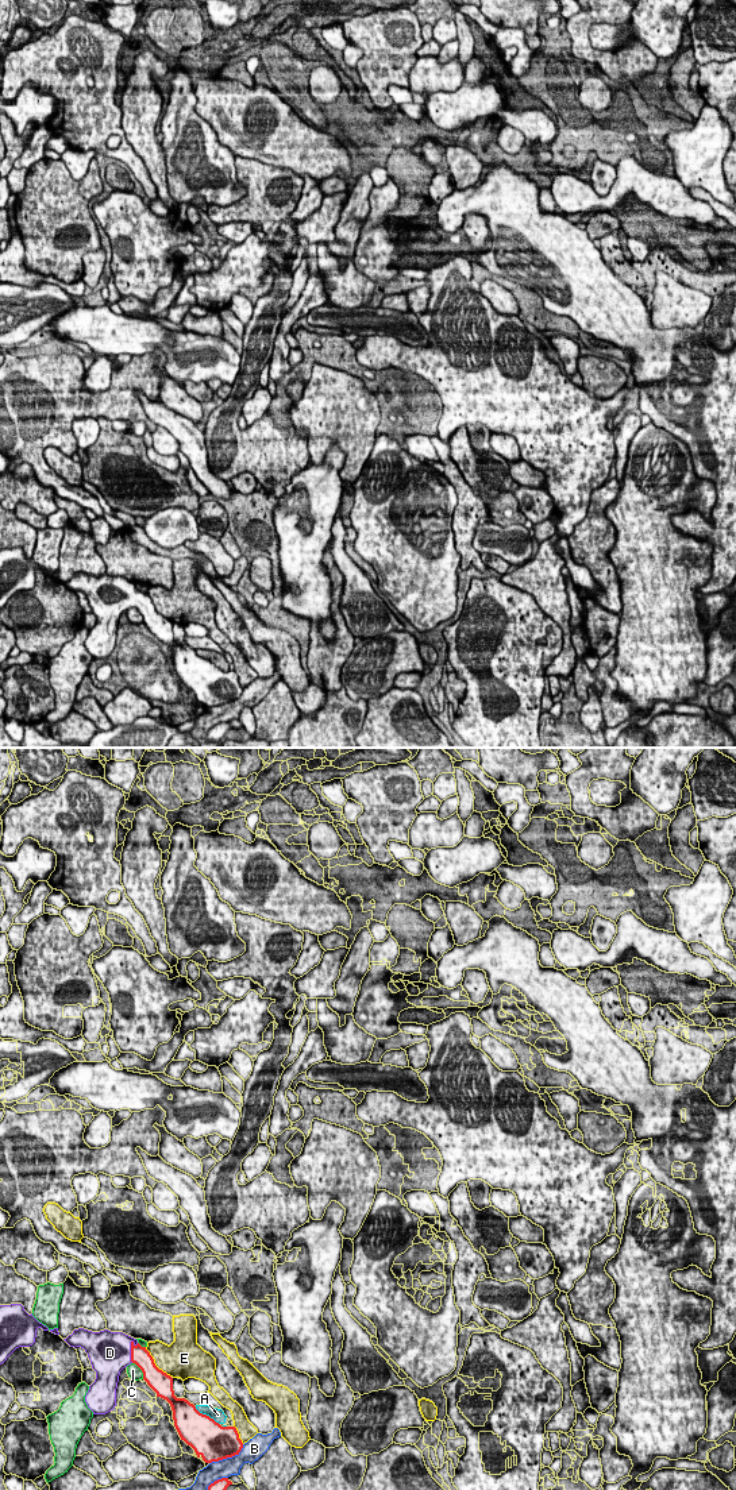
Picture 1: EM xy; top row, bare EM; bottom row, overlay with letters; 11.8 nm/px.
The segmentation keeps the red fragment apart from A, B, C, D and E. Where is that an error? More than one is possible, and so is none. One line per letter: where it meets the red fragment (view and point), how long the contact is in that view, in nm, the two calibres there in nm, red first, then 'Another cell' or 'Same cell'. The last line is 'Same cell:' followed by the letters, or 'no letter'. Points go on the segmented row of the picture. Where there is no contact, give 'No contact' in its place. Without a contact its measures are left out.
A: Touches red at xy (205, 1415). Shared border 380 nm. Thickness 440 nm (red) against 160 nm. Another cell
B: Touches red at xy (227, 1456). Shared border 480 nm. Thickness 440 nm (red) against 220 nm. Another cell
C: Touches red at xy (141, 1369). Shared border 240 nm. Thickness 240 nm (red) against 160 nm. Another cell
D: Touches red at xy (131, 1351). Shared border 280 nm. Thickness 220 nm (red) against 480 nm. Same cell
E: Touches red at xy (154, 1363). Shared border 480 nm. Thickness 240 nm (red) against 380 nm. Another cell
Same cell: D

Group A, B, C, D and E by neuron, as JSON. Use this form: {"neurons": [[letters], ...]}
{"neurons": [["A"], ["B"], ["C"], ["D"], ["E"]]}

